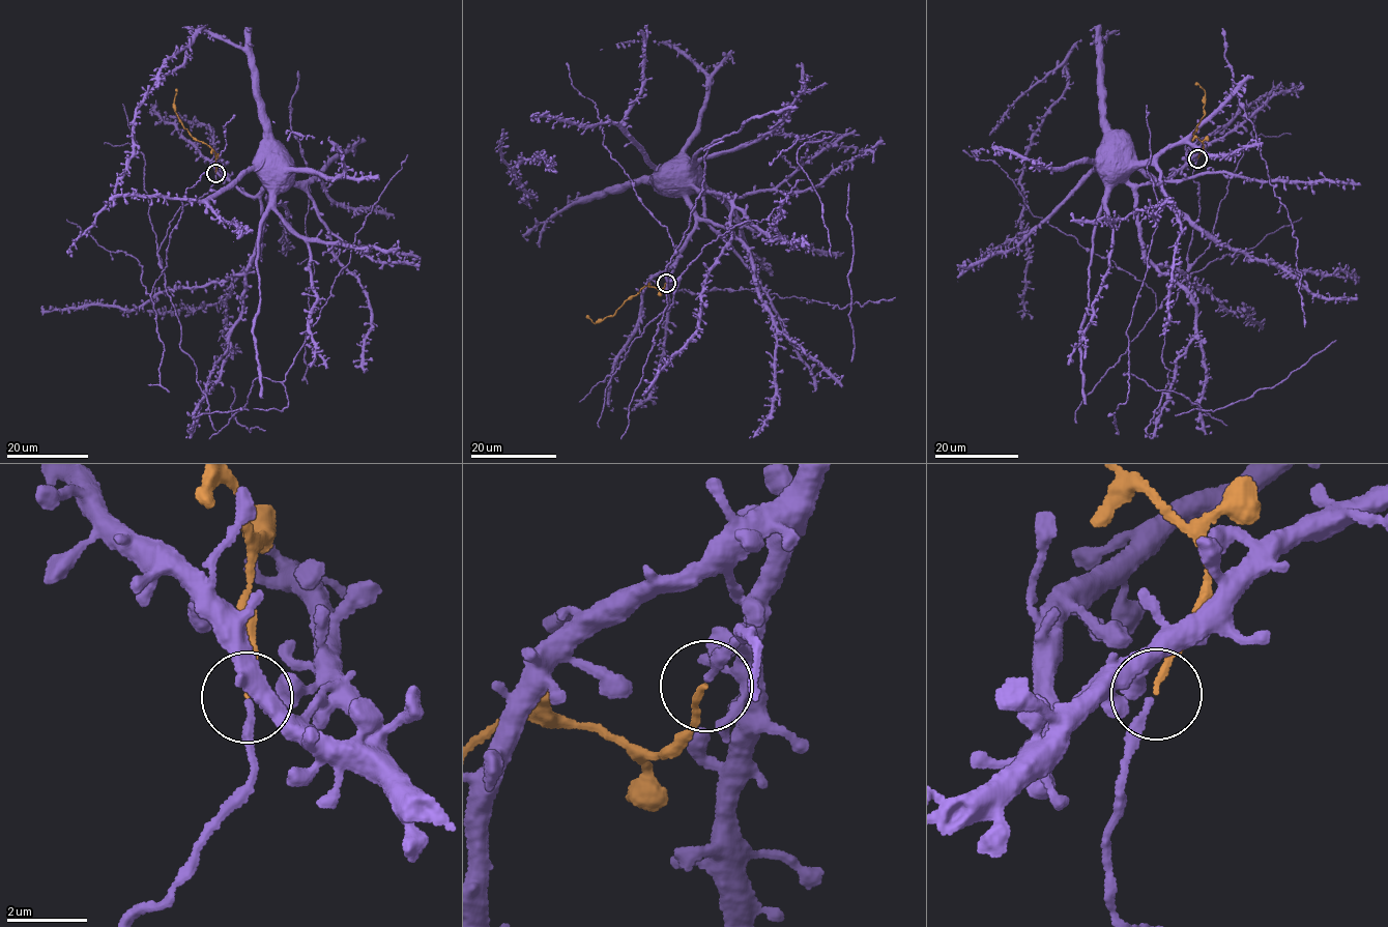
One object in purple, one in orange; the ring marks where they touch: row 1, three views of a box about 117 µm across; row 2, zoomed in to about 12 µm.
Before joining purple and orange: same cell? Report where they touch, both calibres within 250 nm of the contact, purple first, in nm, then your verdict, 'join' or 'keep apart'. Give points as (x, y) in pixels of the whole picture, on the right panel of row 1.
at (1197, 158); 130 nm thick on the purple side, 130 nm on the other; join

